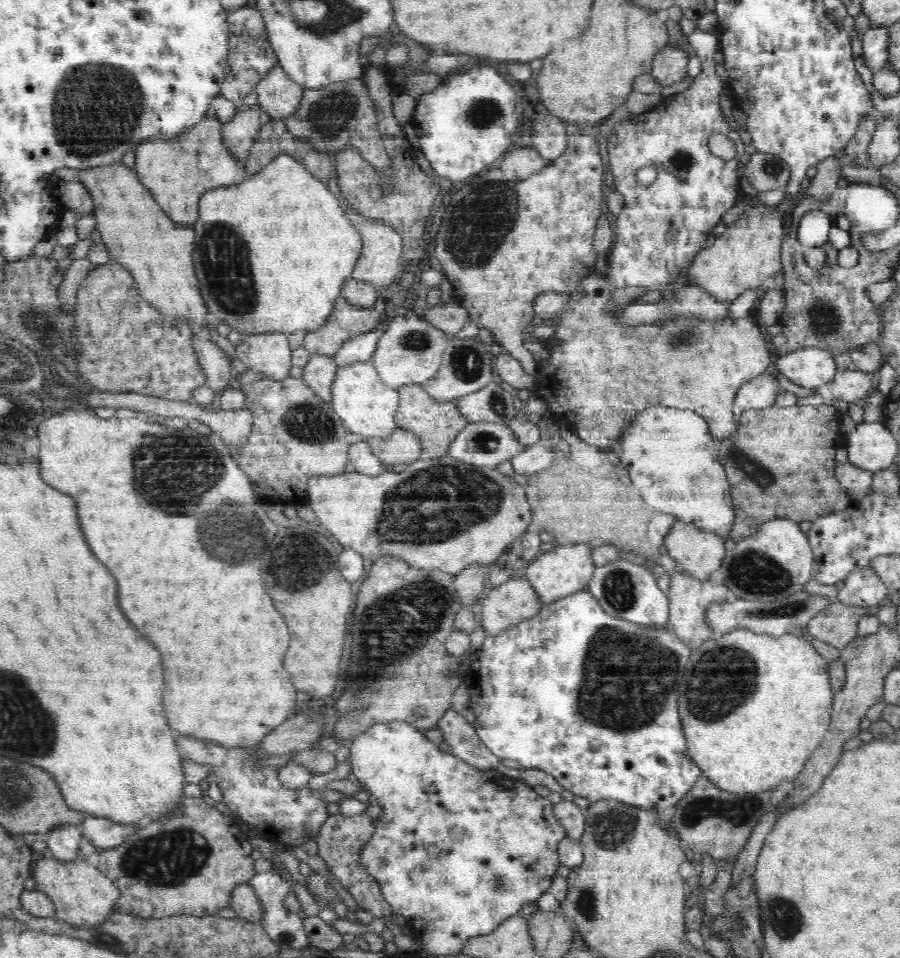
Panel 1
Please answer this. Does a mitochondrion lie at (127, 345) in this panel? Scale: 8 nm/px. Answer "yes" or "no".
no

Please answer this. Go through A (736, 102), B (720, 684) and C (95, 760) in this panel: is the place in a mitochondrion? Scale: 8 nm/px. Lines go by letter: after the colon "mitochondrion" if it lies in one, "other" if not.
A: other
B: mitochondrion
C: other

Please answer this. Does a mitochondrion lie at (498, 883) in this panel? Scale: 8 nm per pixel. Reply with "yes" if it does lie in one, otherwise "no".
yes

